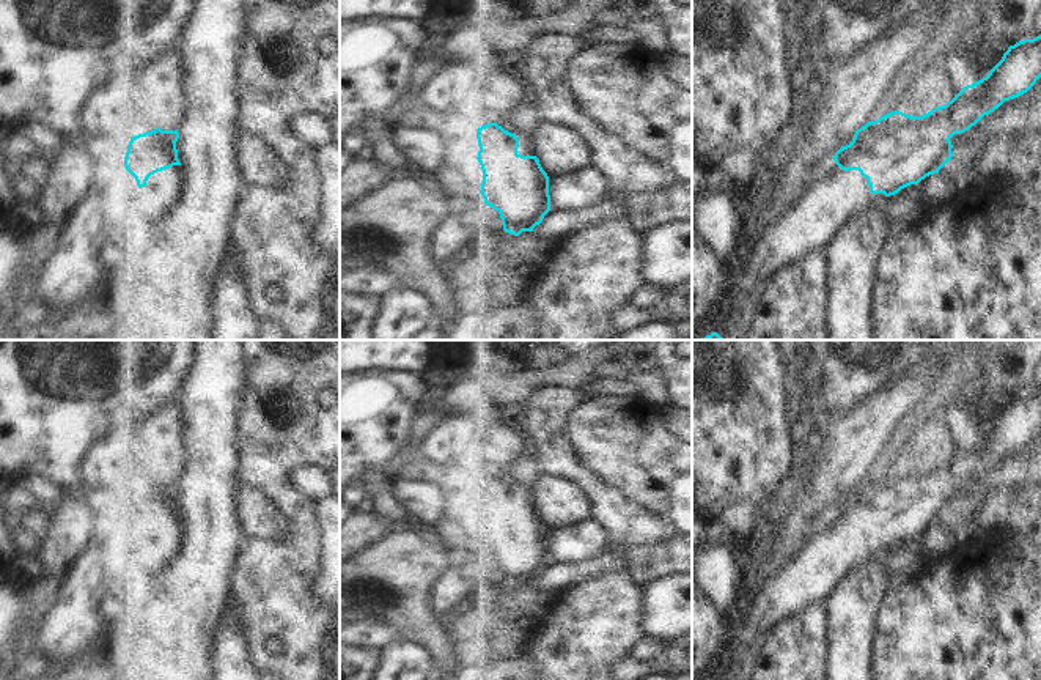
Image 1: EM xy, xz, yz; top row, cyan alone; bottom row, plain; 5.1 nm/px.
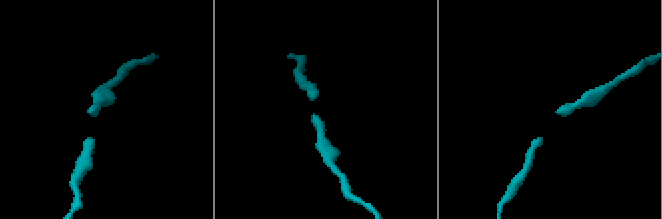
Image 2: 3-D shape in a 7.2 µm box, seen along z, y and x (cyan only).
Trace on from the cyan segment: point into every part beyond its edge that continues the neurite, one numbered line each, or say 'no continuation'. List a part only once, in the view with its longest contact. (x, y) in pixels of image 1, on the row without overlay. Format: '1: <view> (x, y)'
1: xy (118, 545)

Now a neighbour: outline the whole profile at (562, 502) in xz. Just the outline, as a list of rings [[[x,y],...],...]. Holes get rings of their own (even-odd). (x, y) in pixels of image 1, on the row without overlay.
[[[532,474],[536,510],[549,530],[572,527],[593,518],[594,502],[588,491],[568,477]]]

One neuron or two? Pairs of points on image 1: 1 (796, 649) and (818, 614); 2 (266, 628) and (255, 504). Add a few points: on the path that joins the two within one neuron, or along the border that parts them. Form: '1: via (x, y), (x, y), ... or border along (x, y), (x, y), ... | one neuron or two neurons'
1: via (801, 641), (813, 622) | one neuron
2: border along (291, 521), (291, 529), (277, 540), (247, 539) | two neurons

